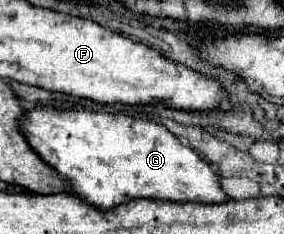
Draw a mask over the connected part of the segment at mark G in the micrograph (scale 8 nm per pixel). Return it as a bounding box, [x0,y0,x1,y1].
[22,108,230,210]

